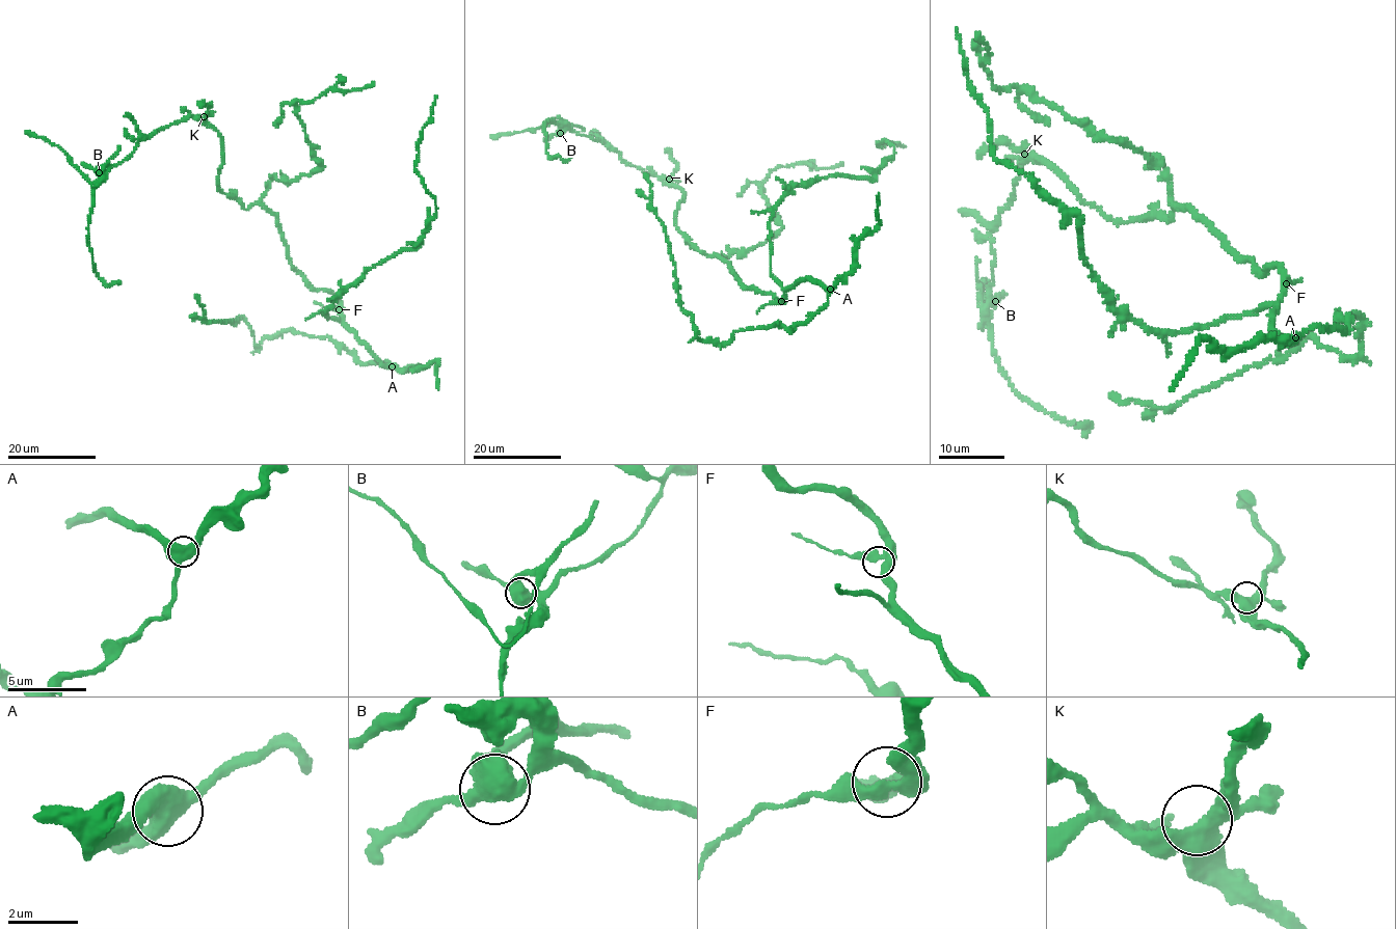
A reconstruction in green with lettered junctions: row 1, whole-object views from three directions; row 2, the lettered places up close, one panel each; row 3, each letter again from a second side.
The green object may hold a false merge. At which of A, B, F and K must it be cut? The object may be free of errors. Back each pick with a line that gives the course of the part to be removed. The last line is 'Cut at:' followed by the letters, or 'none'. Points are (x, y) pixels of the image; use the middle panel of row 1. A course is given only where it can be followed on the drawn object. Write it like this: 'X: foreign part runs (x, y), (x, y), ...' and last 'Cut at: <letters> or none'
B: foreign part runs (560, 133), (565, 124), (556, 117), (534, 131), (493, 135), (490, 138)
Cut at: B

